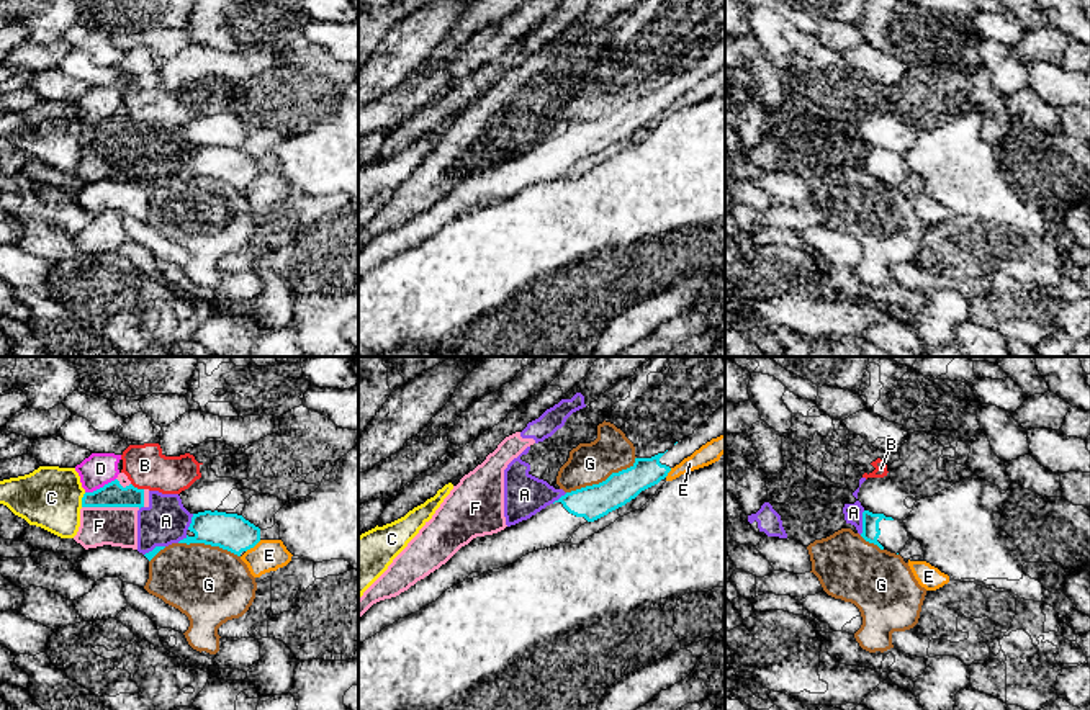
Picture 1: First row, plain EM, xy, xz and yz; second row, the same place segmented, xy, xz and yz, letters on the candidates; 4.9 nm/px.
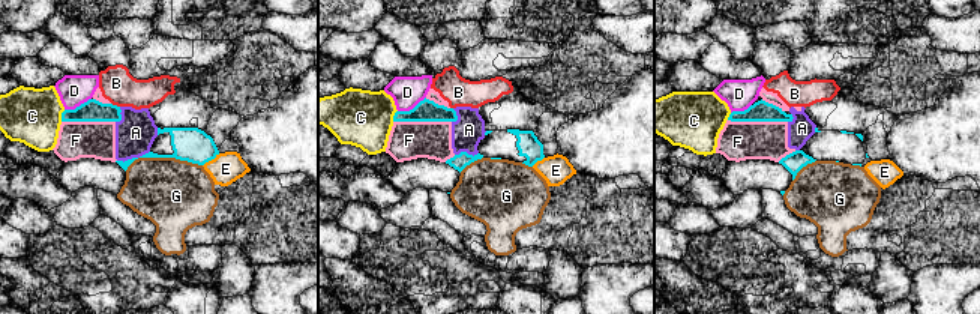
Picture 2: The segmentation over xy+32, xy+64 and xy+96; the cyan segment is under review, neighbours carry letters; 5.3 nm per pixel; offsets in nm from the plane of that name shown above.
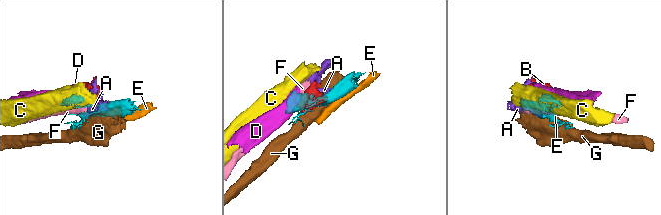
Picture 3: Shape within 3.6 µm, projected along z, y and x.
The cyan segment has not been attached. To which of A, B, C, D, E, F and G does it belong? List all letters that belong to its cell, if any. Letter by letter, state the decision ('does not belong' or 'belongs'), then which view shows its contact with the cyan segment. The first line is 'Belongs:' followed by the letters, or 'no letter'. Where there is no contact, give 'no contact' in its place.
Belongs: no letter
A: does not belong | yz
B: does not belong | xy
C: does not belong | xy
D: does not belong | xy
E: does not belong | xy
F: does not belong | xy
G: does not belong | xz

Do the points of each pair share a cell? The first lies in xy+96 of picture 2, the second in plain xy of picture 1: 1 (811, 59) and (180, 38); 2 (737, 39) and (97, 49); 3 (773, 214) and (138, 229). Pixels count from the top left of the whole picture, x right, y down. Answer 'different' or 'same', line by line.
1: different
2: same
3: same

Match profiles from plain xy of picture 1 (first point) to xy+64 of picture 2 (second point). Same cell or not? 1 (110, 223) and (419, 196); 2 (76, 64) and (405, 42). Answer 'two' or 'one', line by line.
1: one
2: two

